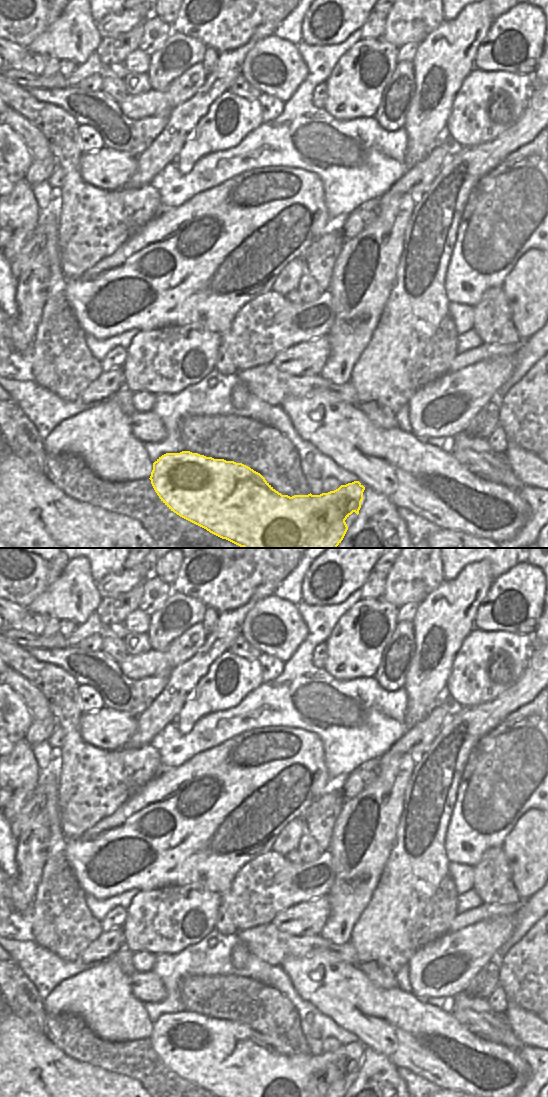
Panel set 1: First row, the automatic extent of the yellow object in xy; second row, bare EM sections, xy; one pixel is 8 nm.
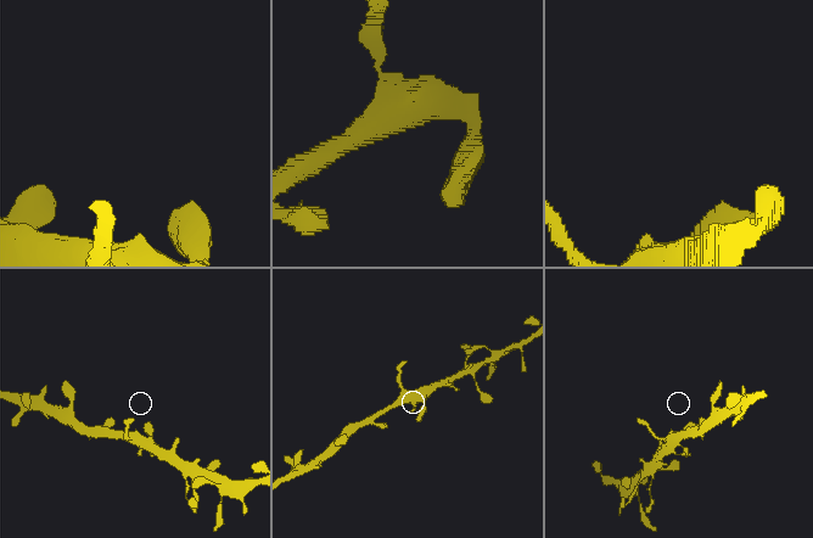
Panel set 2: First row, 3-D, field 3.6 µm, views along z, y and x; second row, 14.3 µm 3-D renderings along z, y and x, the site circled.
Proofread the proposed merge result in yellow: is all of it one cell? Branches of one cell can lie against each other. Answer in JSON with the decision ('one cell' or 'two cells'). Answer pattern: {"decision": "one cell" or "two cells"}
{"decision": "one cell"}

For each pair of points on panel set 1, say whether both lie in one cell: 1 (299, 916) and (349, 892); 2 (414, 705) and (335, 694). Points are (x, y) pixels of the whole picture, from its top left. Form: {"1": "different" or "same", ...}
{"1": "different", "2": "different"}

